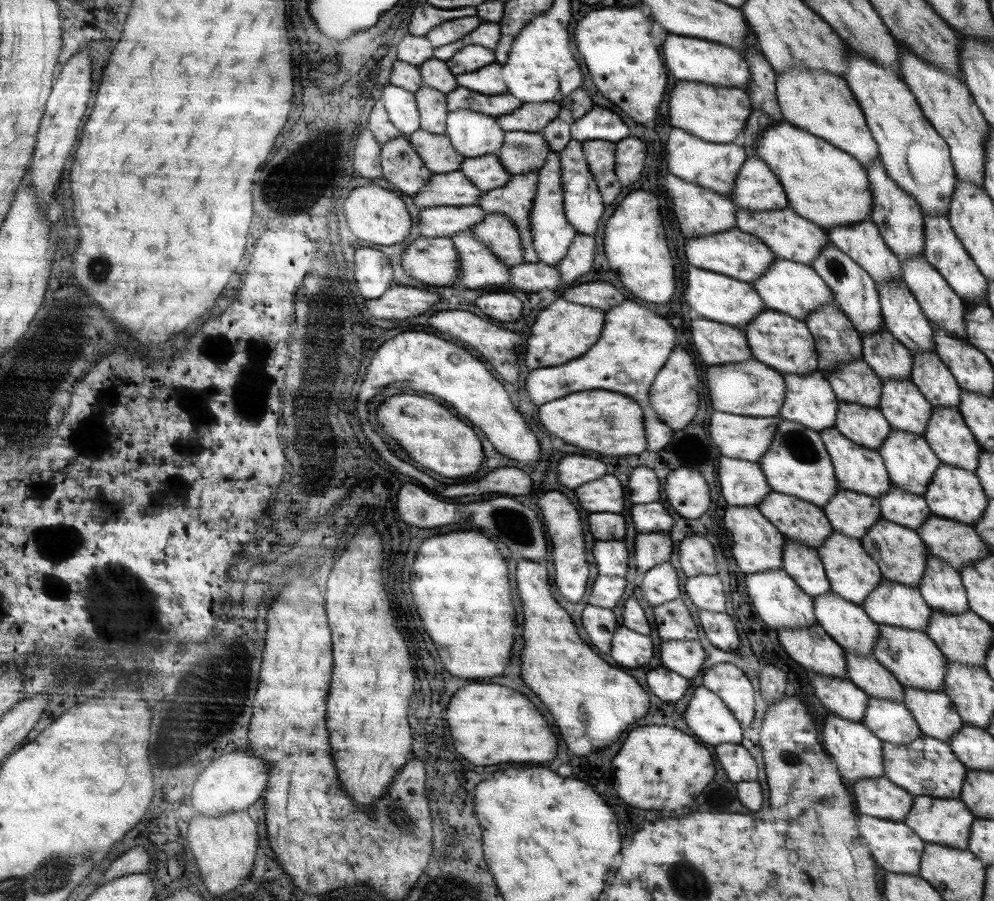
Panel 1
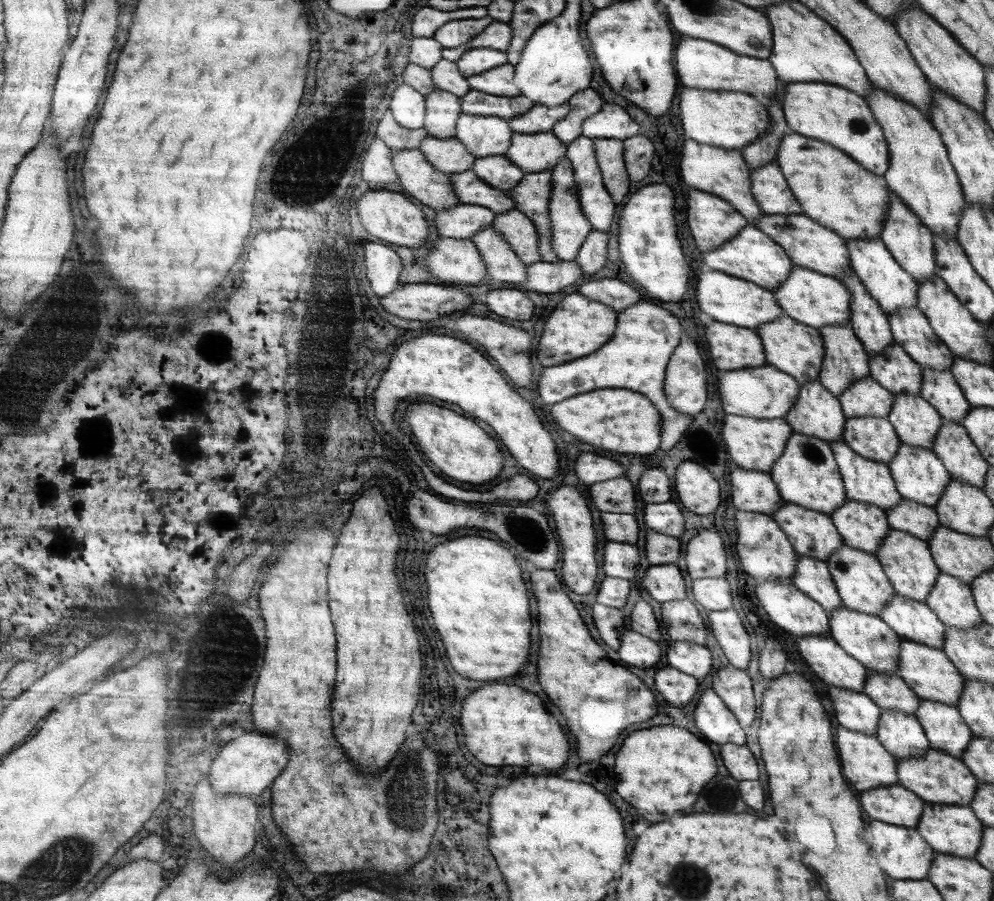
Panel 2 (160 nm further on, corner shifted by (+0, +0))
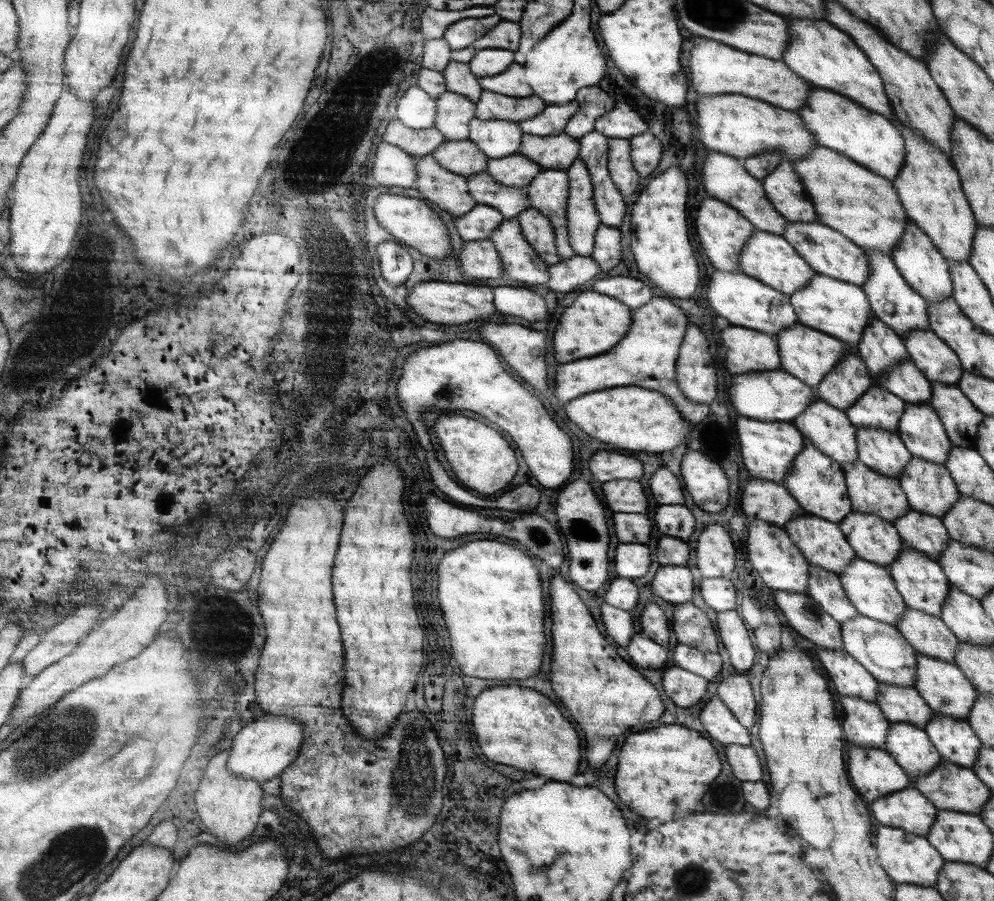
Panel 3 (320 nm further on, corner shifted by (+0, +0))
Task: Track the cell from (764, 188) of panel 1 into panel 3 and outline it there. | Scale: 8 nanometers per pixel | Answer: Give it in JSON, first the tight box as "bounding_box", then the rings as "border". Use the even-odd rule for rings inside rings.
{"bounding_box":[761,162,818,223],"border":[[[789,162],[781,164],[777,172],[767,175],[761,182],[773,208],[786,221],[805,223],[818,220],[811,198],[807,196],[804,184],[795,176]]]}

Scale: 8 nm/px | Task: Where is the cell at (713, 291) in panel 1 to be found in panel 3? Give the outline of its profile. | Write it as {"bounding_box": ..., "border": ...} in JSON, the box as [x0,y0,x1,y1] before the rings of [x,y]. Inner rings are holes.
{"bounding_box":[707,272,798,336],"border":[[[715,272],[709,278],[707,286],[707,300],[711,308],[733,326],[749,328],[770,336],[780,334],[784,328],[798,324],[798,316],[790,303],[790,298],[782,292],[762,283],[755,277],[741,272]]]}

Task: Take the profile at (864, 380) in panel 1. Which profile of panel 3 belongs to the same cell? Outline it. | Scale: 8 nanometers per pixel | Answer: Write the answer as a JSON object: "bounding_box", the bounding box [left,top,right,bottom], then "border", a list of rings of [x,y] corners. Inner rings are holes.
{"bounding_box":[845,385,905,433],"border":[[[873,385],[845,413],[855,428],[882,429],[897,433],[905,404],[899,397]]]}

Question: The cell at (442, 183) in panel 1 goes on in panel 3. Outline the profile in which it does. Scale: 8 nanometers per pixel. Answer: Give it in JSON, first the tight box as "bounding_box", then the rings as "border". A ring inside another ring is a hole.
{"bounding_box":[466,171,530,219],"border":[[[485,171],[466,177],[469,192],[476,204],[490,206],[505,219],[516,218],[530,208],[523,188],[503,186],[496,183]]]}

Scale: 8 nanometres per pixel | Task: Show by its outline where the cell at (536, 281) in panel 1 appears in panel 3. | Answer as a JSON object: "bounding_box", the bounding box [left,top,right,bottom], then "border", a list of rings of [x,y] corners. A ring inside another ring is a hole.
{"bounding_box":[545,256,599,292],"border":[[[571,256],[549,265],[550,279],[545,286],[553,292],[571,292],[599,274],[599,265],[590,256]]]}

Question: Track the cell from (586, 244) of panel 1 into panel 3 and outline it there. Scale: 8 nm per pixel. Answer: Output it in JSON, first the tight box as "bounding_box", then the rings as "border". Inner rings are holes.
{"bounding_box":[590,225,621,270],"border":[[[599,225],[595,231],[593,250],[590,258],[598,265],[600,270],[611,270],[621,260],[621,234],[619,229]]]}

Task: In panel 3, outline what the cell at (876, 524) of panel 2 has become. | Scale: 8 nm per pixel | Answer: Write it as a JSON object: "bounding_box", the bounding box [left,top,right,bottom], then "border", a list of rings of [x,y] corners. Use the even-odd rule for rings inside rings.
{"bounding_box":[839,512,903,568],"border":[[[850,512],[840,522],[839,527],[847,538],[848,544],[855,550],[856,558],[881,565],[883,568],[888,568],[898,559],[903,547],[903,539],[899,536],[894,523],[872,514]]]}

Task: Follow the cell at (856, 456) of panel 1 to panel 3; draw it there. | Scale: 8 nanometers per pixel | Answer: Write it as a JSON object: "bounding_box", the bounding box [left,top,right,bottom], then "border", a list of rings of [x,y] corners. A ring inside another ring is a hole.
{"bounding_box":[843,460,911,523],"border":[[[859,460],[843,467],[852,512],[879,516],[894,523],[911,509],[898,479],[881,476]]]}

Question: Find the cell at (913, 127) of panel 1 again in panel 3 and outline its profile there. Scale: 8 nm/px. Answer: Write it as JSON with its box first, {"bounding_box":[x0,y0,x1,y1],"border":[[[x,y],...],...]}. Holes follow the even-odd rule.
{"bounding_box":[892,118,977,262],"border":[[[892,118],[906,142],[906,158],[900,174],[892,181],[907,219],[927,233],[929,240],[944,256],[946,261],[968,262],[972,252],[974,233],[977,231],[975,214],[964,196],[959,173],[943,152],[927,144],[910,128]]]}

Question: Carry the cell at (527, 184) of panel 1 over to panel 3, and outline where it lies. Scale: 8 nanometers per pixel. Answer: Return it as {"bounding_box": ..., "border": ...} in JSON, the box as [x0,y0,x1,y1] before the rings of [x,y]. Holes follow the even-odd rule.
{"bounding_box":[523,169,575,260],"border":[[[542,169],[532,182],[523,188],[531,208],[549,219],[561,260],[575,256],[570,247],[565,207],[568,204],[568,174],[559,169]]]}

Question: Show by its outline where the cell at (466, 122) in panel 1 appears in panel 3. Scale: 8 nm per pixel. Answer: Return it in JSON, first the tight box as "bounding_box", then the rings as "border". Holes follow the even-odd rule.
{"bounding_box":[468,117,523,159],"border":[[[474,117],[470,121],[468,139],[489,159],[515,155],[522,146],[523,134],[519,126],[516,122],[479,120]]]}

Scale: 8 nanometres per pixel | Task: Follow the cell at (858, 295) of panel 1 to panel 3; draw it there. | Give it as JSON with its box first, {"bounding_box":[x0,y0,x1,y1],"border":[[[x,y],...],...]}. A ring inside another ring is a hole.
{"bounding_box":[856,316,910,386],"border":[[[875,316],[866,326],[856,349],[875,386],[878,384],[877,378],[888,366],[895,366],[910,360],[908,349],[905,348],[902,338],[897,336],[887,324],[877,320]]]}

